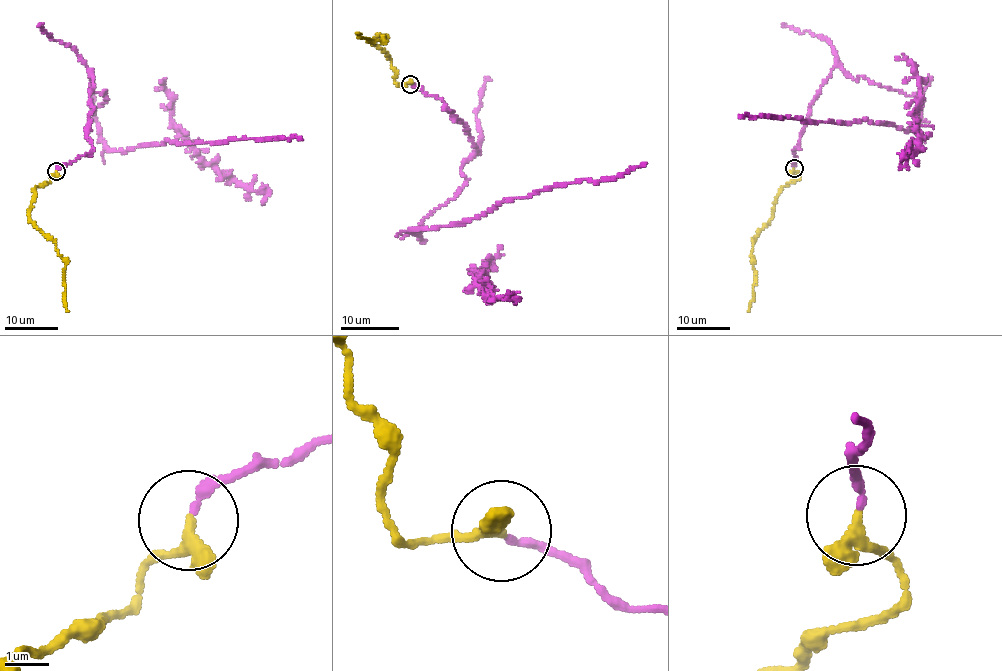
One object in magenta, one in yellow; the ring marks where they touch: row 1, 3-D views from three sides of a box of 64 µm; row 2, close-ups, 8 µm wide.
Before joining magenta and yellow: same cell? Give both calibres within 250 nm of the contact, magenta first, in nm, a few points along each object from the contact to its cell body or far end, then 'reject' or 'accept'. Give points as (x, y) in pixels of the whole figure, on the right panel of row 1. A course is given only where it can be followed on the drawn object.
180/240 nm | magenta via (794, 168), (809, 107), (836, 66), (851, 77), (922, 99), (920, 119), (906, 130), (868, 121), (739, 117) | yellow via (794, 168), (799, 179), (787, 182), (781, 190), (770, 220), (757, 232), (751, 254), (756, 278), (747, 312) | accept

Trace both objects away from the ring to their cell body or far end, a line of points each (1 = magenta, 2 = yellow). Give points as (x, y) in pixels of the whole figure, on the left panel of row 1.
1: (56, 171), (91, 152), (86, 134), (92, 76), (93, 90), (105, 89), (93, 113), (109, 149), (301, 139)
2: (56, 171), (35, 189), (29, 218), (54, 242), (57, 253), (65, 259), (68, 312)

